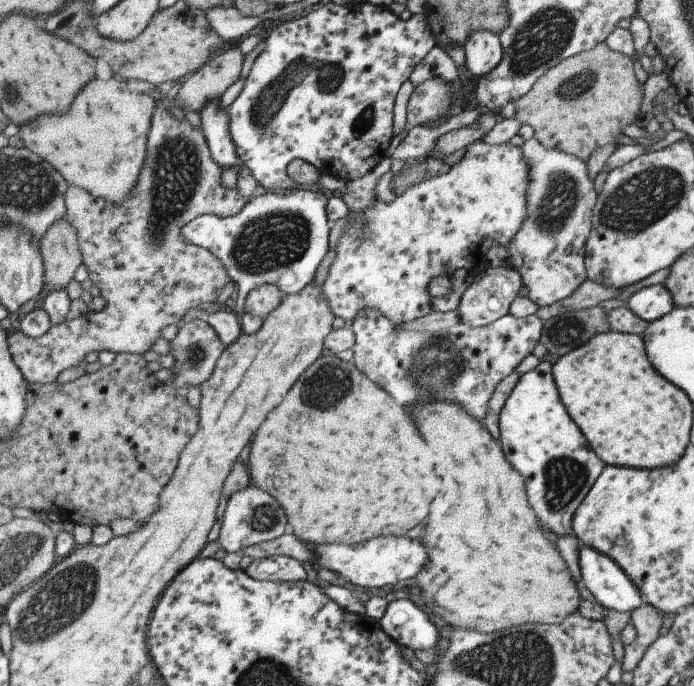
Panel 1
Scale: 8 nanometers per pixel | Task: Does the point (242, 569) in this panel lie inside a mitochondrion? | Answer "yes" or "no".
no

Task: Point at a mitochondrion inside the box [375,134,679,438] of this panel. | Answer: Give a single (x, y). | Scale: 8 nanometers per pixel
(439, 367)

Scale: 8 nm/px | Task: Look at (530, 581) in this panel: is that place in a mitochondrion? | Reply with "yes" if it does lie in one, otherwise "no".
no

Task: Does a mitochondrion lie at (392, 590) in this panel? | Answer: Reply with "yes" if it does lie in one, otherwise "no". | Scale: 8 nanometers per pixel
no

